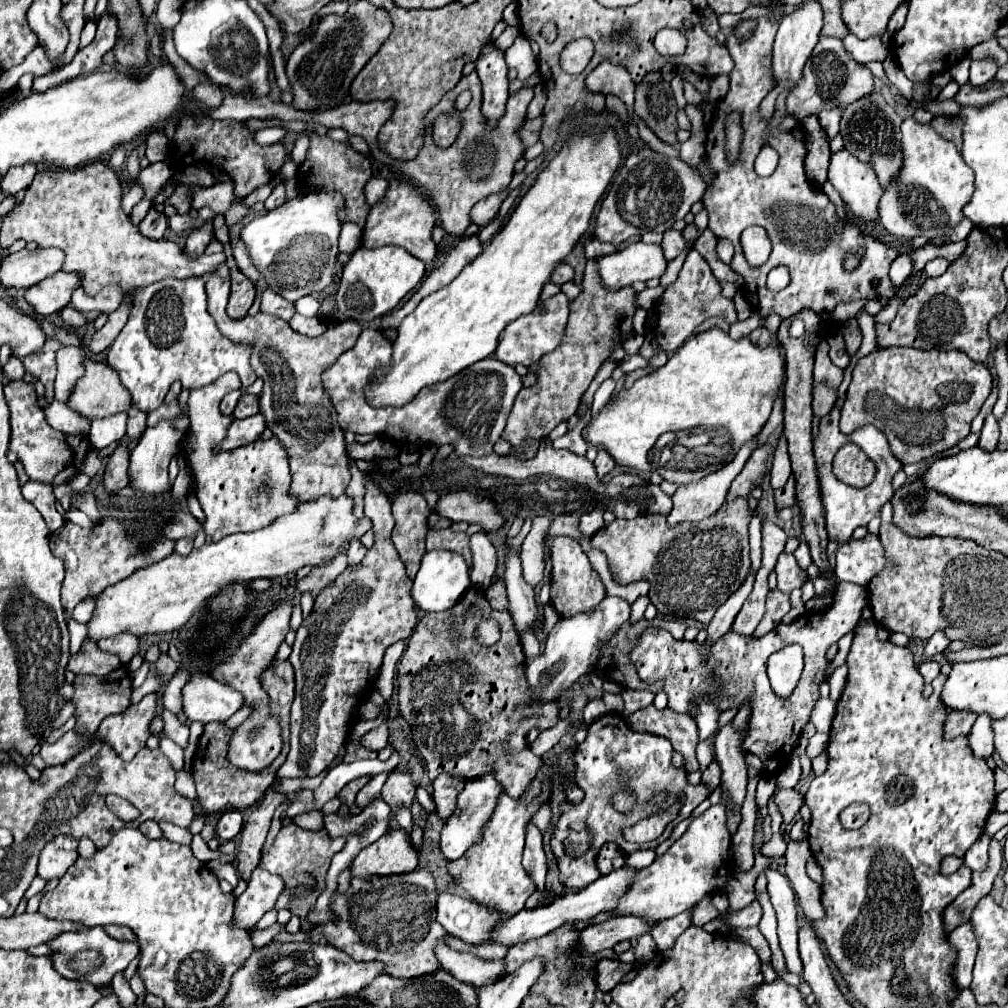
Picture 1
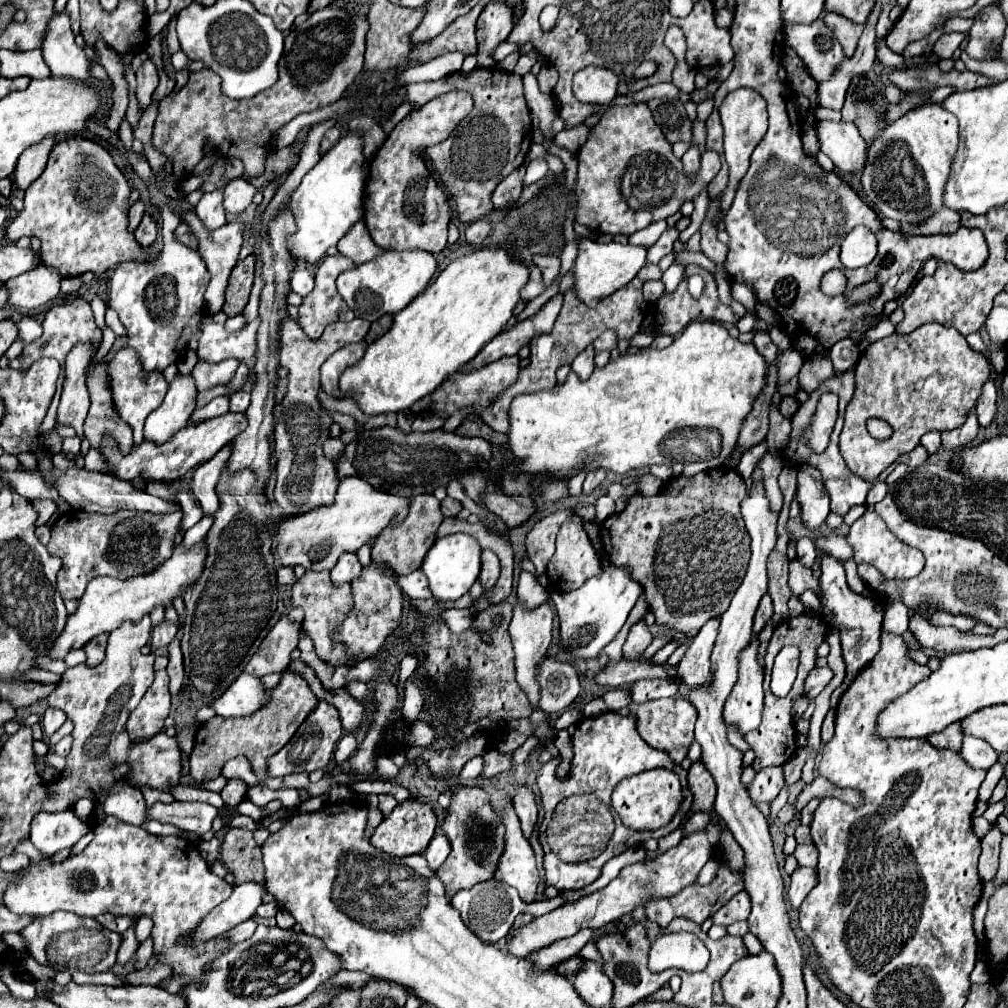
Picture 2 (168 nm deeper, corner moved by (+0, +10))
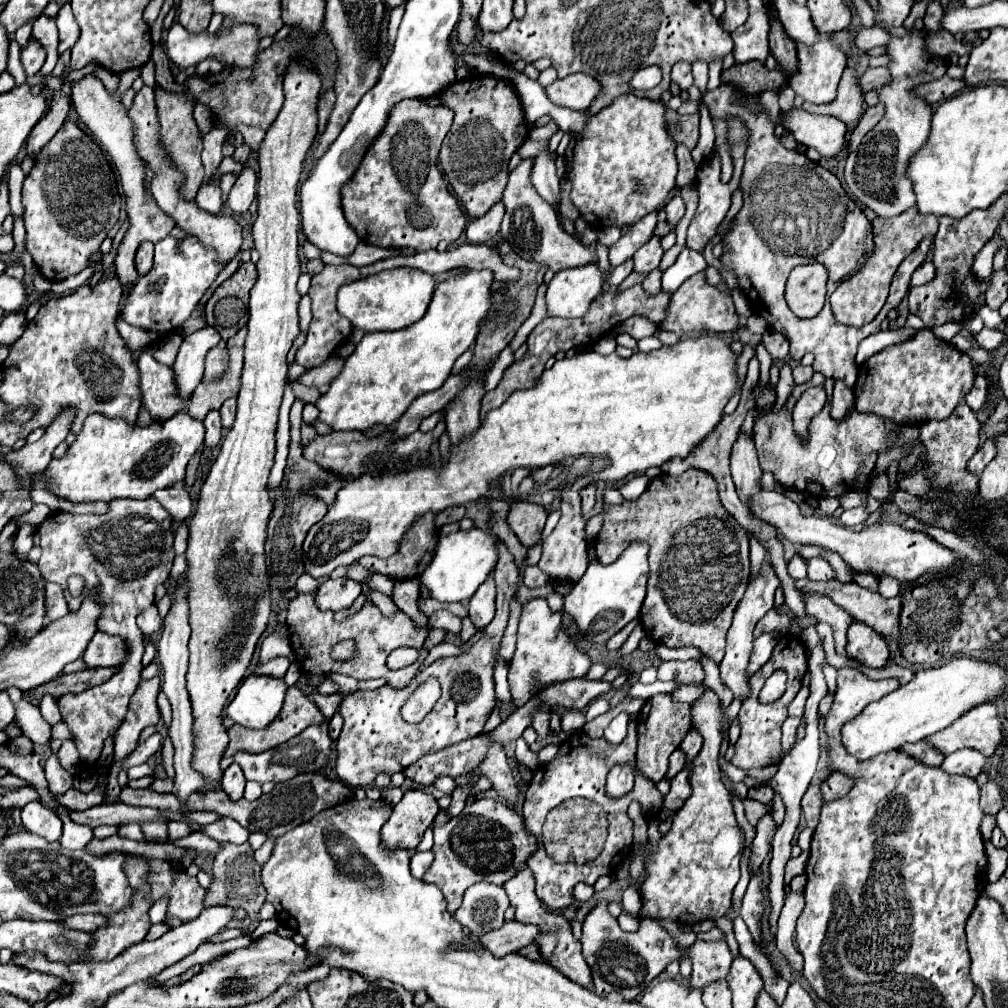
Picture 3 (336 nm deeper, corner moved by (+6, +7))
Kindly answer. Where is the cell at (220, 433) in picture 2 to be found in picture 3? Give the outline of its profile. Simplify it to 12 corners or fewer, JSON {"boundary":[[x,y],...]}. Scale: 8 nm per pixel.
{"boundary":[[188,412],[90,414],[46,468],[68,502],[144,500],[204,444]]}

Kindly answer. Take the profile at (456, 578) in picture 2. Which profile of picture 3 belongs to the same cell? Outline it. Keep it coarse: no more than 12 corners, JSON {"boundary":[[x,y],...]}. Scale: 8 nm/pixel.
{"boundary":[[442,536],[420,582],[438,602],[466,602],[494,572],[496,536]]}

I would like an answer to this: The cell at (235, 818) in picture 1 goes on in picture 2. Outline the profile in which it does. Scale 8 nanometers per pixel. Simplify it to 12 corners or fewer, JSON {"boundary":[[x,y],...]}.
{"boundary":[[230,779],[220,791],[224,807],[232,813],[246,797],[246,783]]}

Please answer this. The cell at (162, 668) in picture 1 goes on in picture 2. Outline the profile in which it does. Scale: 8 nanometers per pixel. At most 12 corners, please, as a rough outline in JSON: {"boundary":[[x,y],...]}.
{"boundary":[[160,623],[151,633],[151,648],[168,647],[178,625]]}

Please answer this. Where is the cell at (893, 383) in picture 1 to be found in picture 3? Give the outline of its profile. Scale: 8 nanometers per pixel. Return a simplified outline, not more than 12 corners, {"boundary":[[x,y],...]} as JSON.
{"boundary":[[930,330],[860,366],[856,410],[946,420],[974,374]]}

